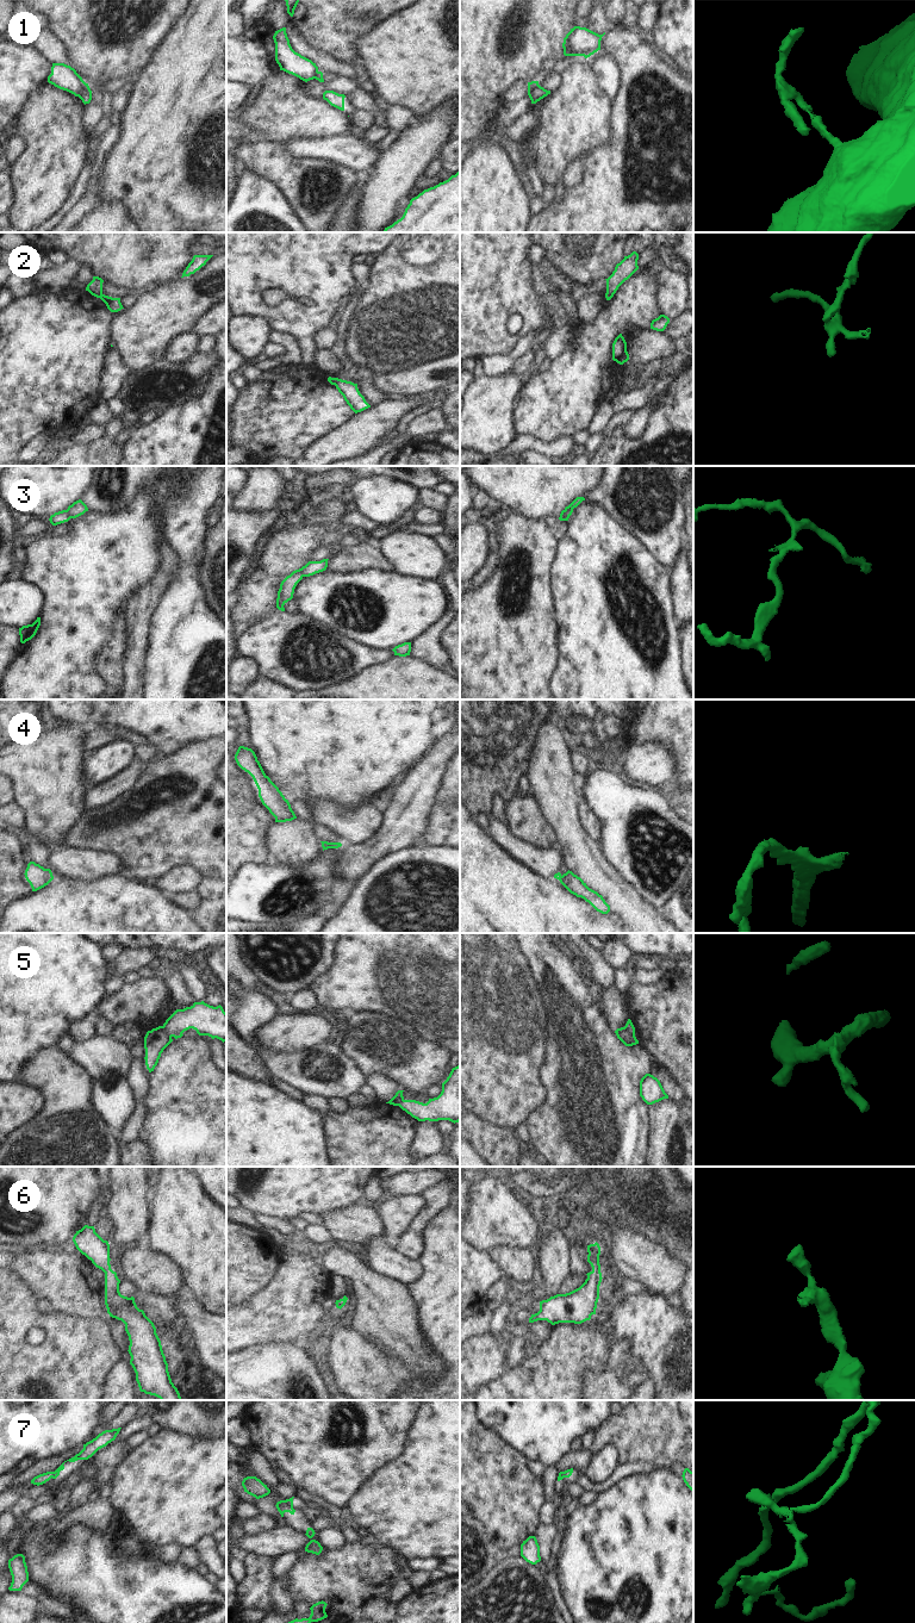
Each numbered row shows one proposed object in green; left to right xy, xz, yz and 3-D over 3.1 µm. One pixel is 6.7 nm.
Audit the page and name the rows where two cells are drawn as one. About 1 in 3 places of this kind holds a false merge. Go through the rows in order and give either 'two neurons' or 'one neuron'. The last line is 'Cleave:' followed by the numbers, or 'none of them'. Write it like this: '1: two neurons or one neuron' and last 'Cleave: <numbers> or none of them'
1: two neurons
2: two neurons
3: two neurons
4: one neuron
5: two neurons
6: one neuron
7: two neurons
Cleave: 1, 2, 3, 5, 7

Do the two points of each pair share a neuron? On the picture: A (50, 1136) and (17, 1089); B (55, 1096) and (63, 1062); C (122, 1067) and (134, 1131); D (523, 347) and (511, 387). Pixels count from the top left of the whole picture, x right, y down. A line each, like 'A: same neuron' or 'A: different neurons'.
A: different neurons
B: same neuron
C: different neurons
D: different neurons

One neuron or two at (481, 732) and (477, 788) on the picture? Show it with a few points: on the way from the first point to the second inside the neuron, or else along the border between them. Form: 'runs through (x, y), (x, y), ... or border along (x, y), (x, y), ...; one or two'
runs through (477, 746), (477, 773); one

